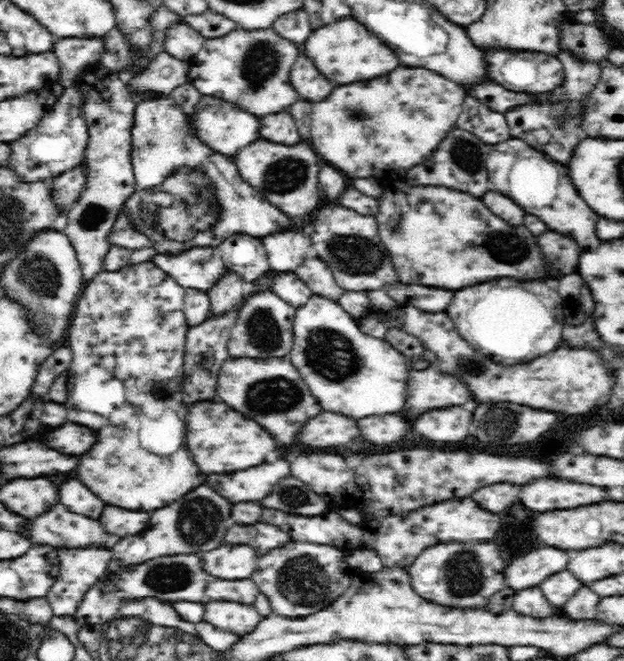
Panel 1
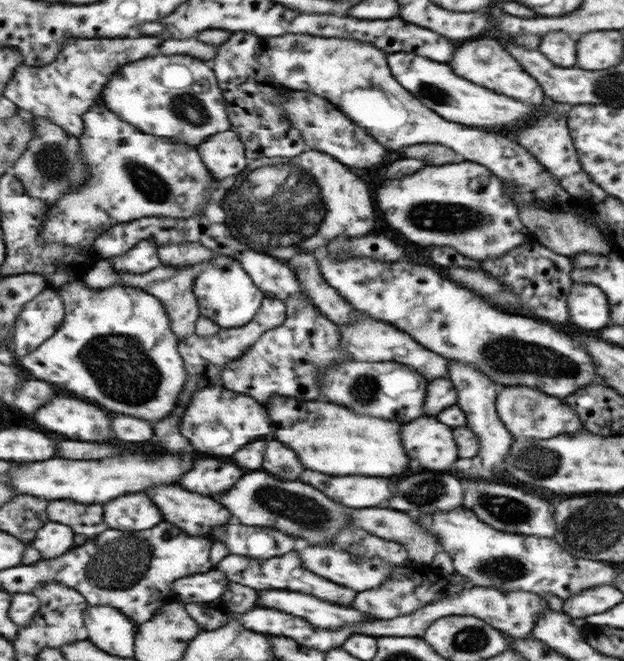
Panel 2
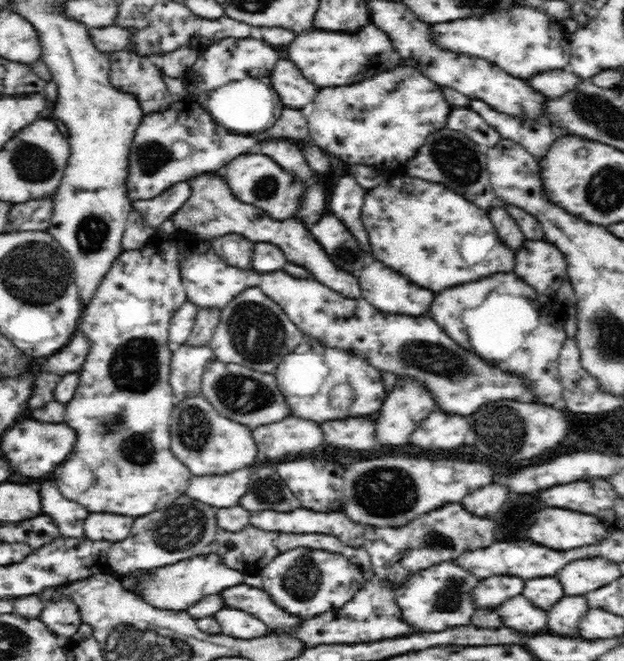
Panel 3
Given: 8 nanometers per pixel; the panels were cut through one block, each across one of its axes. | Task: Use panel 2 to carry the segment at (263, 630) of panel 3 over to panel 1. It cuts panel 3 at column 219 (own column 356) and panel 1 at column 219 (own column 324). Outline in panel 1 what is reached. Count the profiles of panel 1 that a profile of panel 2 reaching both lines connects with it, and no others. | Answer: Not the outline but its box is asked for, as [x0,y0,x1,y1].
[204,602,262,634]

